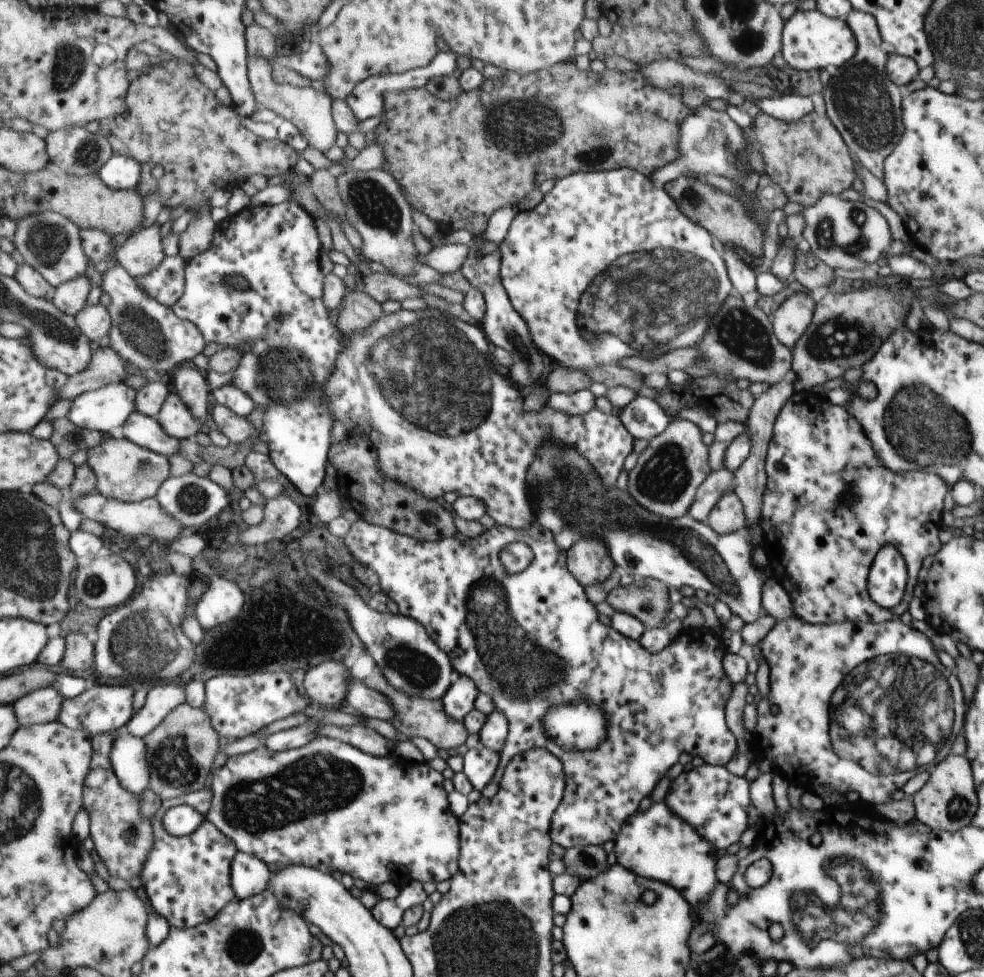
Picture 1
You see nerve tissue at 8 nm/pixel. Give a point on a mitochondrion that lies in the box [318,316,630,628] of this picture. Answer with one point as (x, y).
(531, 370)

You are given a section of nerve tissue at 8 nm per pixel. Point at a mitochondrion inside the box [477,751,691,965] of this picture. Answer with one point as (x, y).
(587, 861)

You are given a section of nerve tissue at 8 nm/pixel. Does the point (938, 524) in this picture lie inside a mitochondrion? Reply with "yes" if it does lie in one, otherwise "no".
no

